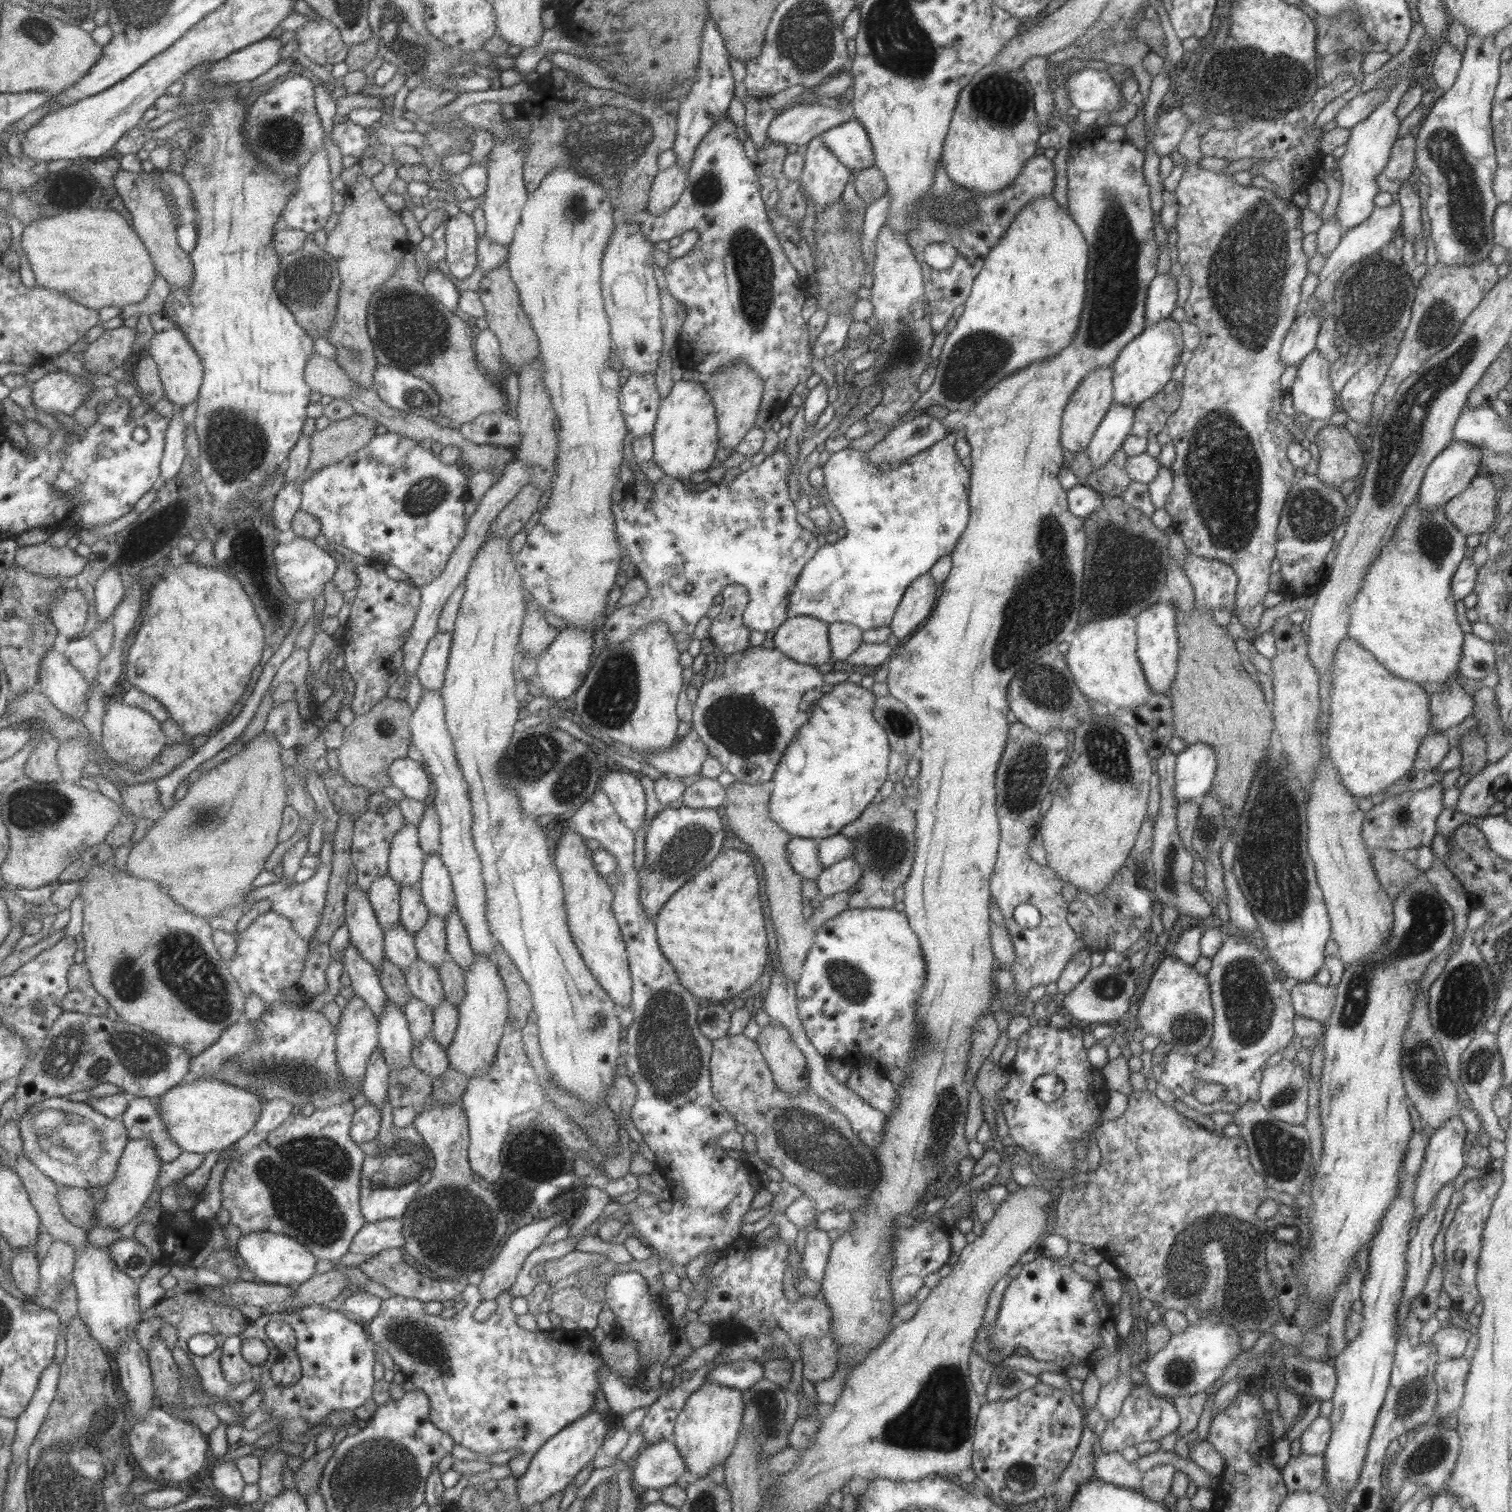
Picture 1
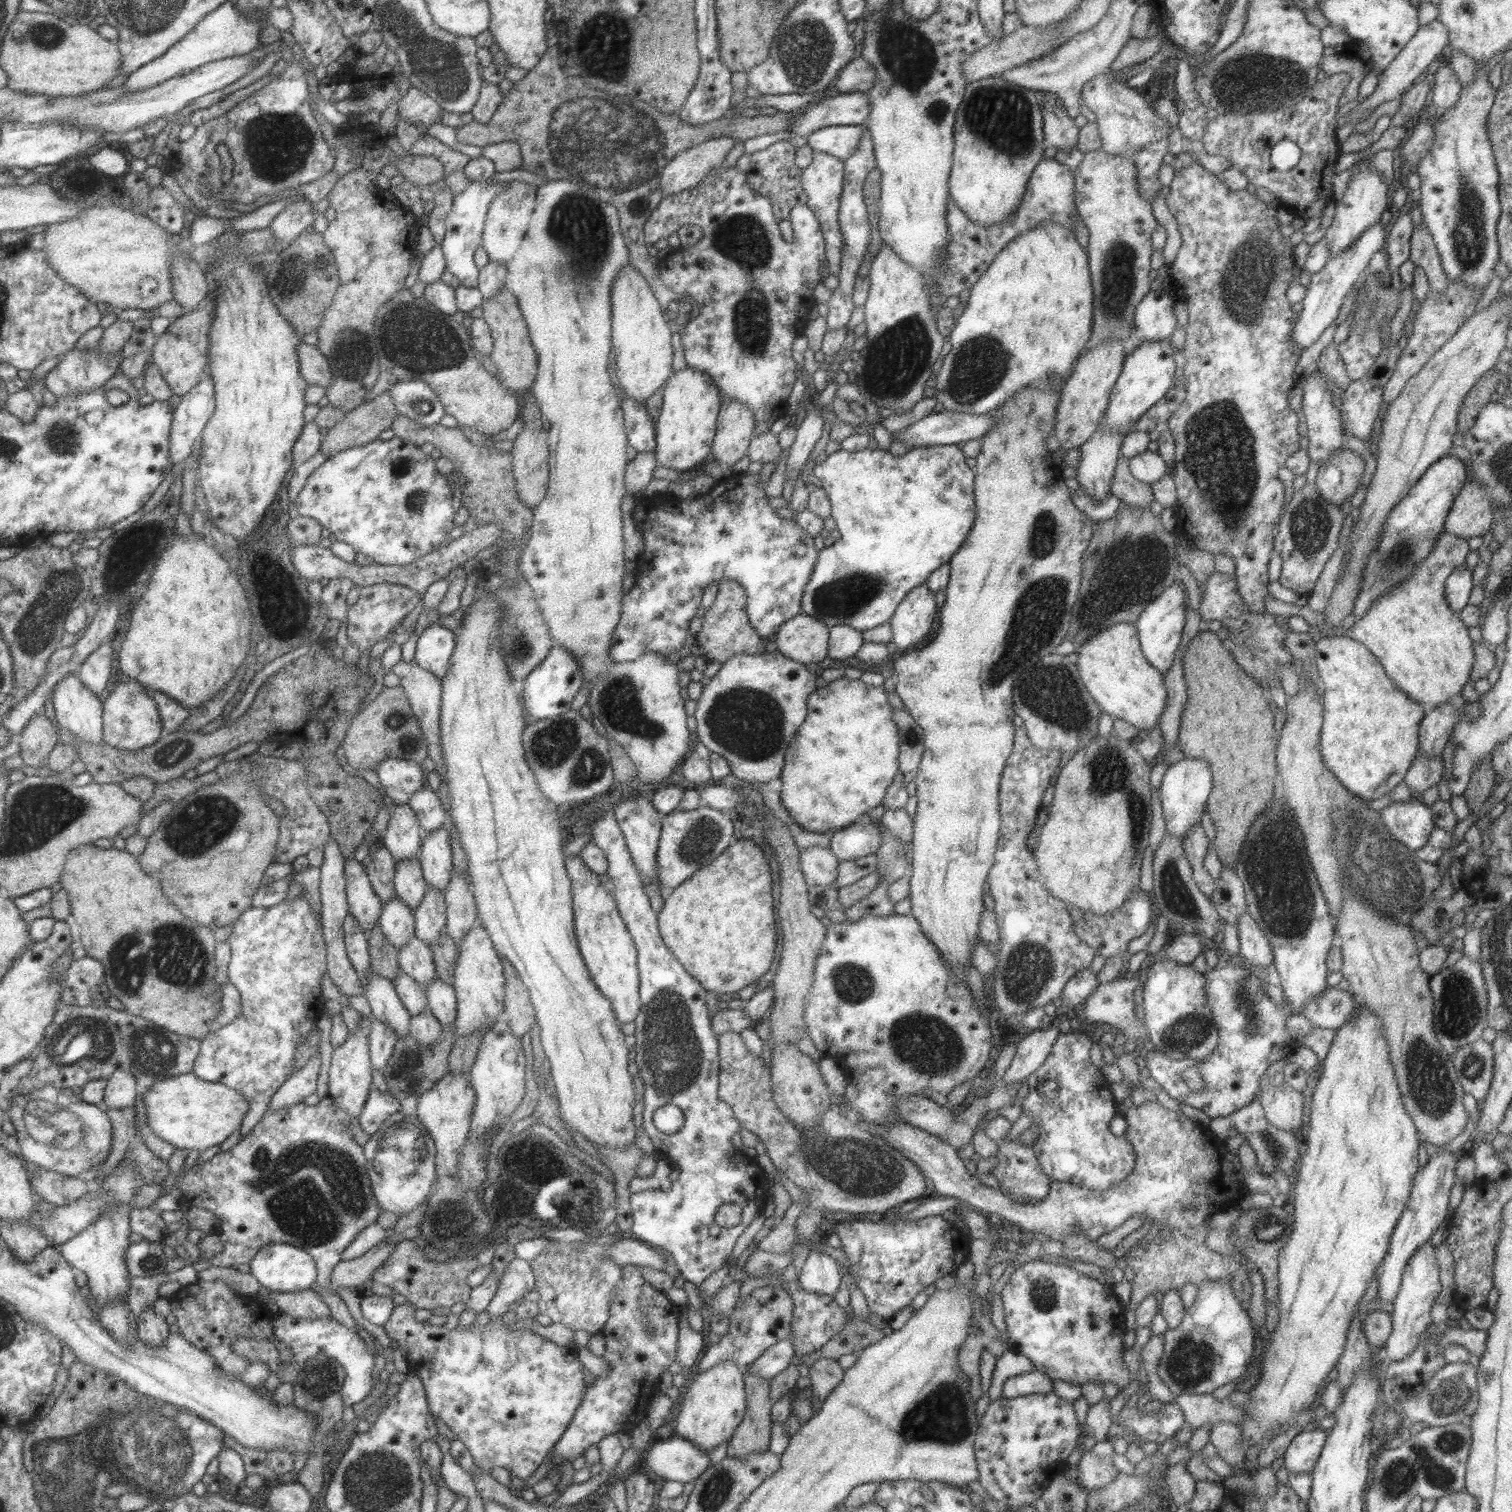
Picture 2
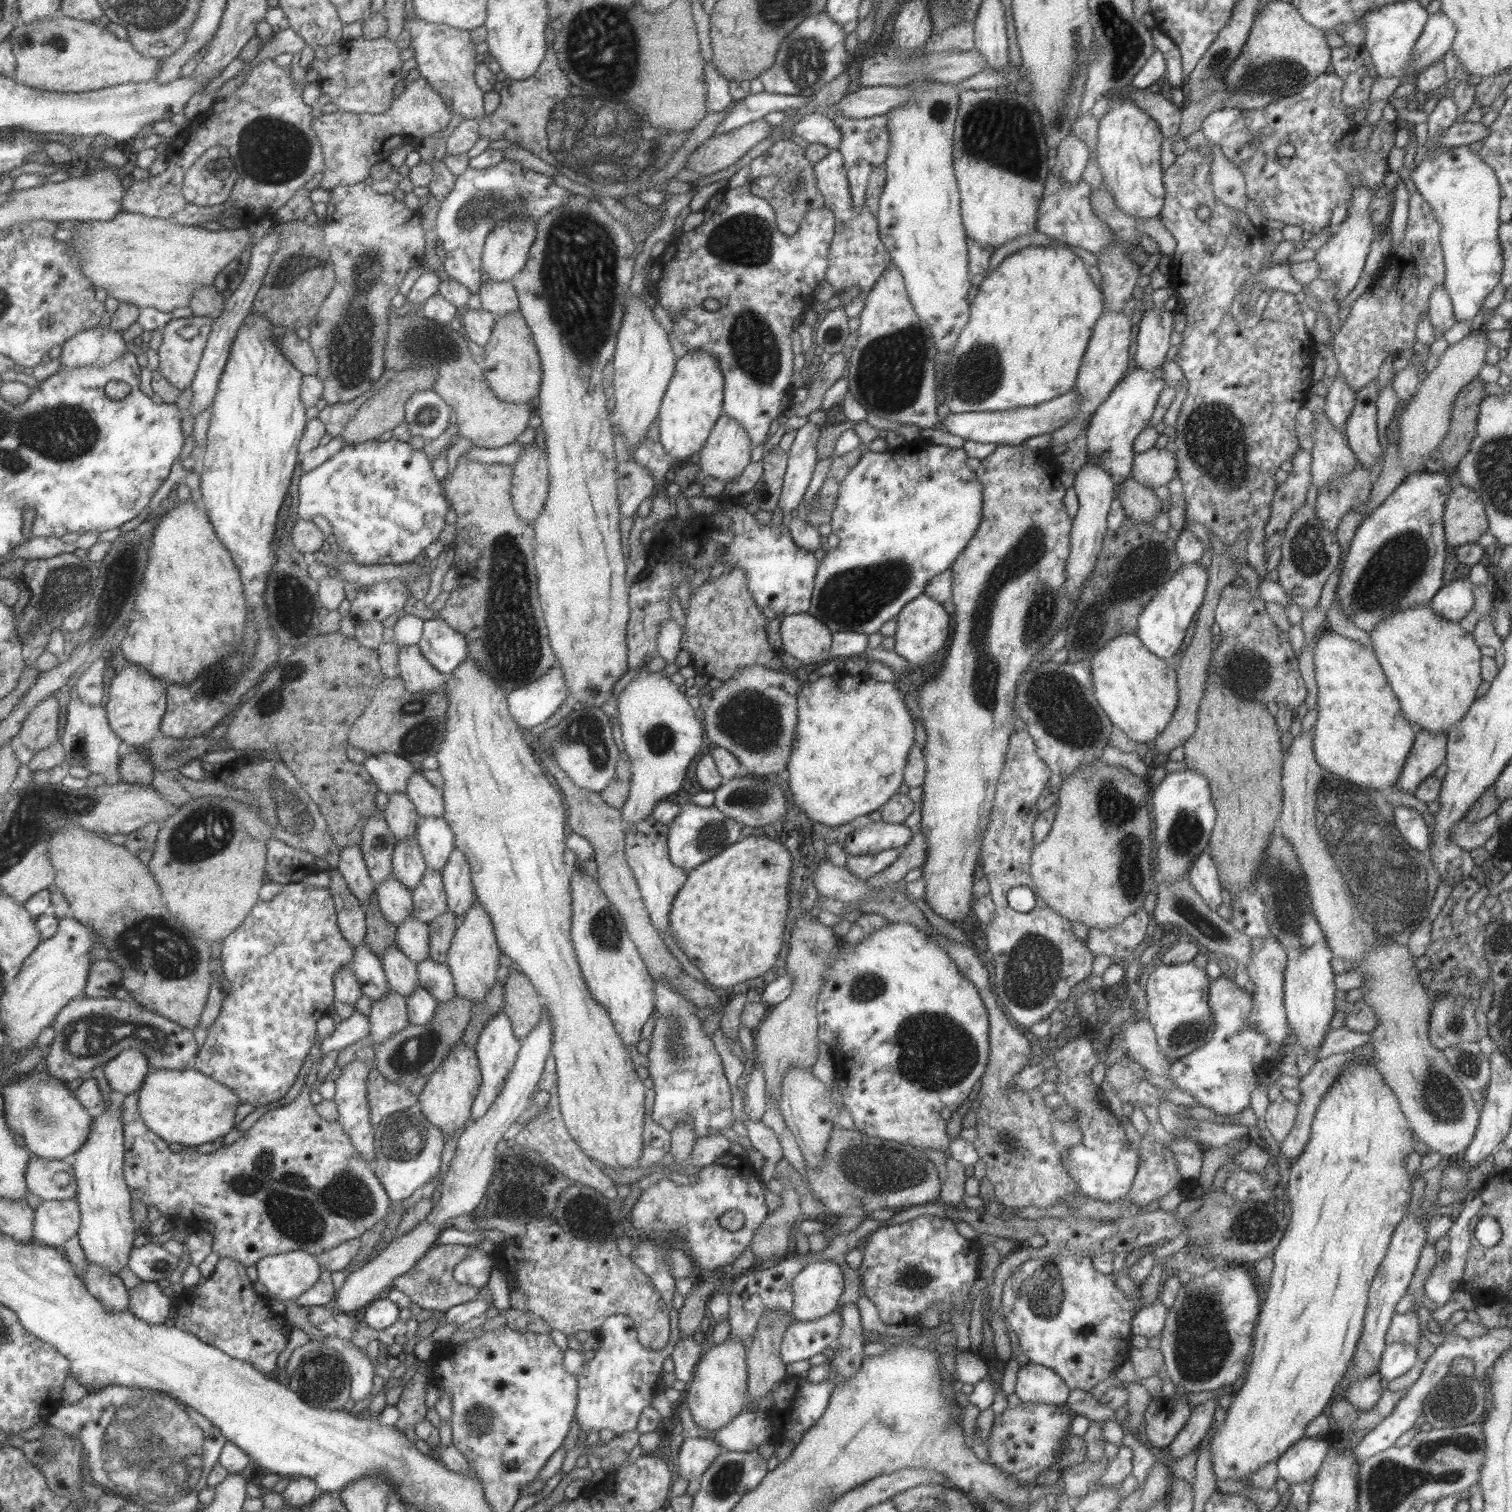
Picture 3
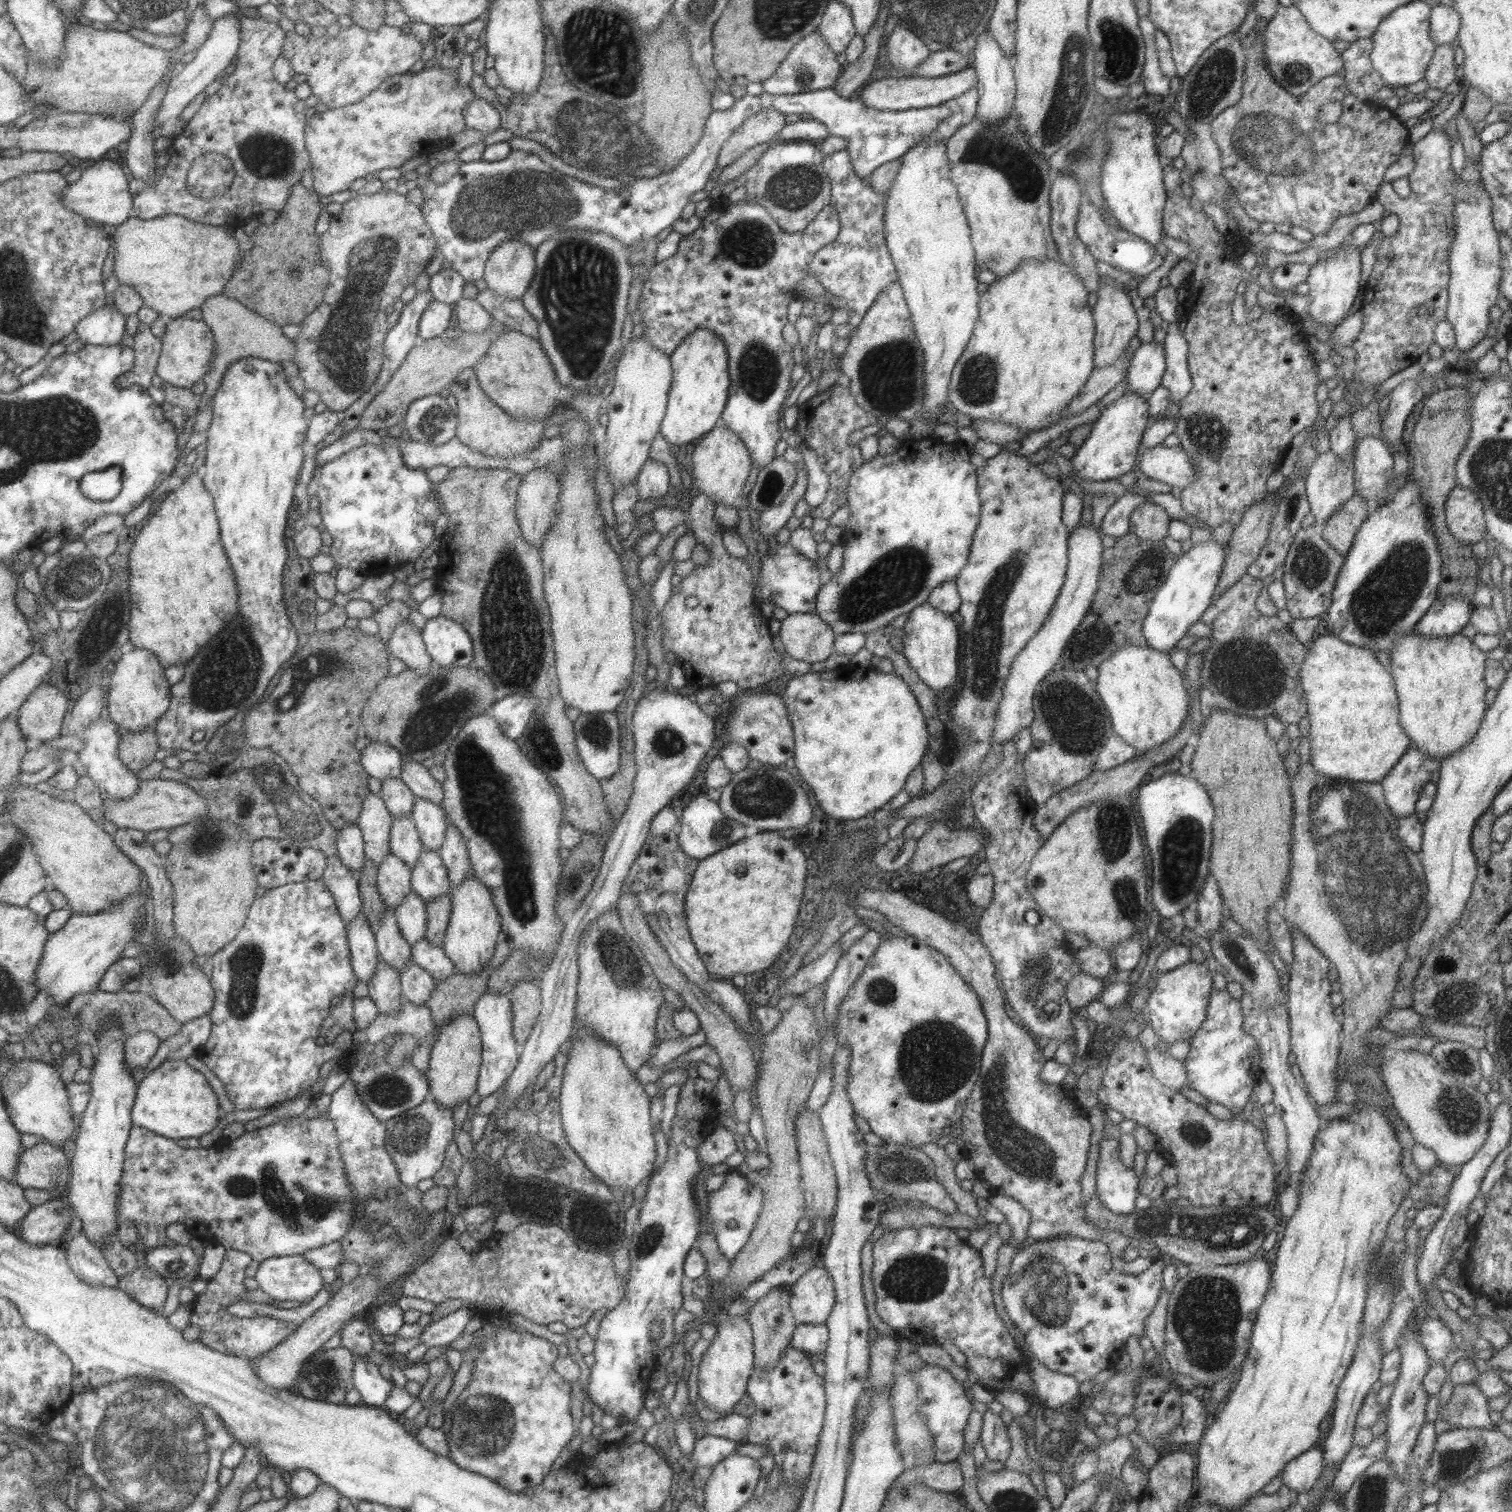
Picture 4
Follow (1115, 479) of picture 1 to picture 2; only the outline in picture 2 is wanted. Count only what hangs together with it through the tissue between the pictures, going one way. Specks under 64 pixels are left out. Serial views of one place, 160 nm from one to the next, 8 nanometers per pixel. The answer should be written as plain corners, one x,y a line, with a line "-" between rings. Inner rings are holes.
1121,454
1116,460
1109,492
1111,495
1116,496
1121,504
1137,508
1147,508
1153,500
1150,485
1133,478
1128,469
1128,459

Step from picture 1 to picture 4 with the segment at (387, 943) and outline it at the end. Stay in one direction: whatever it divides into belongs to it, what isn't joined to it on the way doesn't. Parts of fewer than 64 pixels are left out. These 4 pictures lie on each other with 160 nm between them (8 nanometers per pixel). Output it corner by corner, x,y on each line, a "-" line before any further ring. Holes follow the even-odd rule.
390,852
378,864
376,889
386,908
397,908
407,898
411,871
412,869

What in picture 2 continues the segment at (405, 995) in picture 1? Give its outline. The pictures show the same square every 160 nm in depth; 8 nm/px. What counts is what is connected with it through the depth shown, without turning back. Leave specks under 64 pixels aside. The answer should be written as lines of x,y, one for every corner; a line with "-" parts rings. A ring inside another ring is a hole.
378,924
370,928
367,937
372,972
393,984
398,975
398,950
383,936

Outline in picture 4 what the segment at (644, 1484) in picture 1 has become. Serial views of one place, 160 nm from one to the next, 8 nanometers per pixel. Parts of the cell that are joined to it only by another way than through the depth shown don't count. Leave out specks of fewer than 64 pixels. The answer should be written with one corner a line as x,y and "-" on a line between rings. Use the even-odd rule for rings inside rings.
703,1435
693,1443
690,1462
695,1468
705,1469
729,1456
736,1448
736,1442
731,1442
726,1438

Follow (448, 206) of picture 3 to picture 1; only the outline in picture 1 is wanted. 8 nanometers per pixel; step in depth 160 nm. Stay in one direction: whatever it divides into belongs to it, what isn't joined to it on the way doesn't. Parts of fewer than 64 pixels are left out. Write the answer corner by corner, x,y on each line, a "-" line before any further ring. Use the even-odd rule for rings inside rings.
462,211
460,212
457,215
448,217
446,220
446,254
444,260
445,264
449,267
449,274
453,278
457,278
457,280
464,280
473,272
475,266
478,266
476,262
476,240
478,238
471,216

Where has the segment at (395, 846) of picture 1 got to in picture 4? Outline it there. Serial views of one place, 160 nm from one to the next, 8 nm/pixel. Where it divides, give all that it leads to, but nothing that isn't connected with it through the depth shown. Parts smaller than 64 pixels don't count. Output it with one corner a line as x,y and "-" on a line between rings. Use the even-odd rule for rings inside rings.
384,778
380,797
392,818
407,816
412,811
415,798
413,793
403,784
400,778

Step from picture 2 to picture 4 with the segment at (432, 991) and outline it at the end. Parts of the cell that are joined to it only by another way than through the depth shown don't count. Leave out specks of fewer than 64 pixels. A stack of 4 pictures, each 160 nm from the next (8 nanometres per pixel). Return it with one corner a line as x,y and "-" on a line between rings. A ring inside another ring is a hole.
425,938
411,946
410,960
428,972
436,983
454,972
454,964
445,956
442,947
429,944

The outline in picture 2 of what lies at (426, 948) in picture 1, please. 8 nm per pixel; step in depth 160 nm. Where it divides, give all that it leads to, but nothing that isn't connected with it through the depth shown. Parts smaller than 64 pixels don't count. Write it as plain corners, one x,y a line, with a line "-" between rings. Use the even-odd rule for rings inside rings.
427,886
419,906
413,913
414,936
423,944
435,942
446,925
444,893

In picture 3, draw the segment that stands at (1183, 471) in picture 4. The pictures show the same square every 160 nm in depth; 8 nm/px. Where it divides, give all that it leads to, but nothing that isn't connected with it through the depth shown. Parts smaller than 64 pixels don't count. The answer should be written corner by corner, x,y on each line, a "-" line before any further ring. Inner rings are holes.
1148,448
1135,453
1132,458
1130,476
1139,484
1153,489
1165,486
1176,470
1176,459
1165,448

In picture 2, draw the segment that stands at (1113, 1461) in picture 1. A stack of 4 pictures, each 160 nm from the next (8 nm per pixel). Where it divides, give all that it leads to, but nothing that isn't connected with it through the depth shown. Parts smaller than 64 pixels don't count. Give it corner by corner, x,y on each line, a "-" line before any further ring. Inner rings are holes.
1107,1440
1096,1442
1081,1455
1076,1477
1086,1492
1108,1486
1108,1483
1118,1475
1113,1464
1113,1455
1113,1447

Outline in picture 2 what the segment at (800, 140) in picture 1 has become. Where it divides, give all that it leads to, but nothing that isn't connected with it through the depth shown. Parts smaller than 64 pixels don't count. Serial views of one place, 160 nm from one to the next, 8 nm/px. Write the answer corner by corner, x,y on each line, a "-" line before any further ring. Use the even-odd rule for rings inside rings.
866,92
831,93
795,117
789,132
806,138
827,126
862,125
869,116
869,105

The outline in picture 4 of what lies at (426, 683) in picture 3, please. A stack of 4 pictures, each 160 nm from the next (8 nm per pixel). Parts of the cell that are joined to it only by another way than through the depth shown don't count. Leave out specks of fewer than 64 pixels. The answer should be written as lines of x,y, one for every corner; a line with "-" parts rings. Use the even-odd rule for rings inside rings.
404,620
395,626
389,635
387,649
393,660
402,662
403,666
413,670
417,677
421,677
429,671
432,661
423,645
421,631
413,629
409,625
409,621

